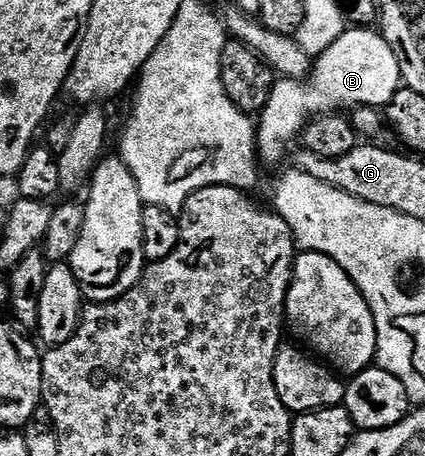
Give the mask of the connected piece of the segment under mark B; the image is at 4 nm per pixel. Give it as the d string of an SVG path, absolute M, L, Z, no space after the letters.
M348 29L340 36L339 39L334 39L332 45L323 53L323 55L317 56L313 60L313 70L308 76L308 81L301 79L285 79L279 78L275 82L272 89L272 97L268 97L268 105L263 111L260 112L260 118L256 123L256 142L258 145L258 153L263 164L266 163L278 163L286 155L286 150L290 147L290 142L297 140L302 134L302 130L305 129L306 124L311 122L315 117L325 116L327 113L338 113L341 107L350 107L349 109L357 109L359 107L377 107L379 109L385 109L392 101L392 97L403 86L402 74L400 73L400 65L398 64L398 54L393 51L388 45L388 41L377 30L374 29Z

